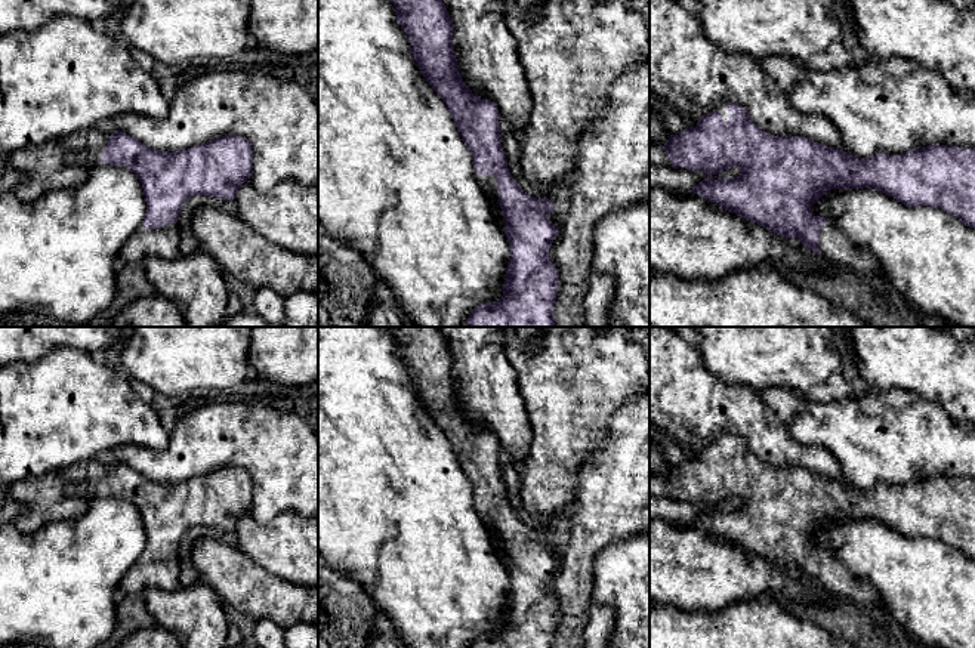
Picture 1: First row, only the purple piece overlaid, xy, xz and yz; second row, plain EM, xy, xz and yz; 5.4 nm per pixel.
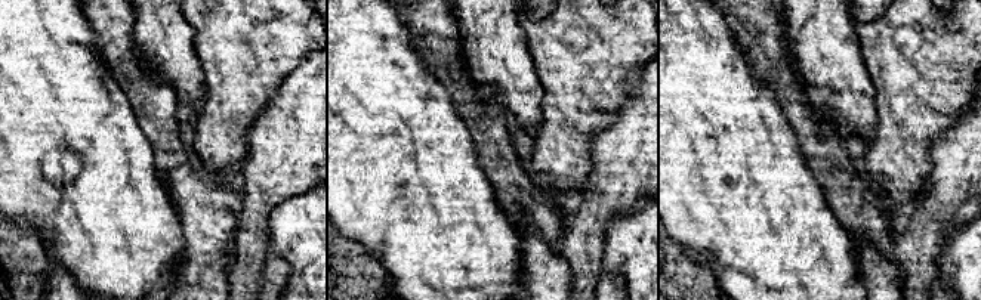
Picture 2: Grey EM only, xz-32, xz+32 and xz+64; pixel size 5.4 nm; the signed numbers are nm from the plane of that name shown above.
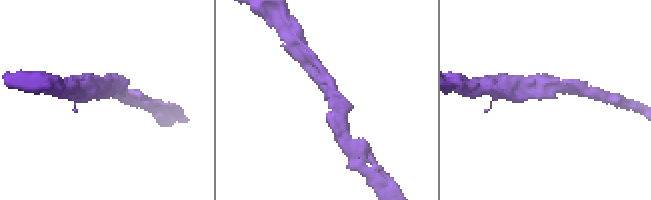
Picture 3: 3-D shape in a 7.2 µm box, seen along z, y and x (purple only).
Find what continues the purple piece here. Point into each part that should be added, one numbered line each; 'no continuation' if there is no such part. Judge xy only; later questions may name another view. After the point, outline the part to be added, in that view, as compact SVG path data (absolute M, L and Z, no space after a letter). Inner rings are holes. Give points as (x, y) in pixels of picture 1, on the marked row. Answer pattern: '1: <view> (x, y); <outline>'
1: xy (163, 243); M144 222L129 237L120 252L120 263L144 262L149 256L175 259L179 256L181 231L178 222L160 229L148 229Z

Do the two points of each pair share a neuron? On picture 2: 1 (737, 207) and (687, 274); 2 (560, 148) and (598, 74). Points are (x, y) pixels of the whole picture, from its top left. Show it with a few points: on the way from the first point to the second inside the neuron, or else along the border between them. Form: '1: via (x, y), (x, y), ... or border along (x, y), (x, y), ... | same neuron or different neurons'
1: border along (673, 240), (697, 262), (706, 265), (718, 284) | different neurons
2: via (565, 130), (571, 113), (585, 92) | same neuron

